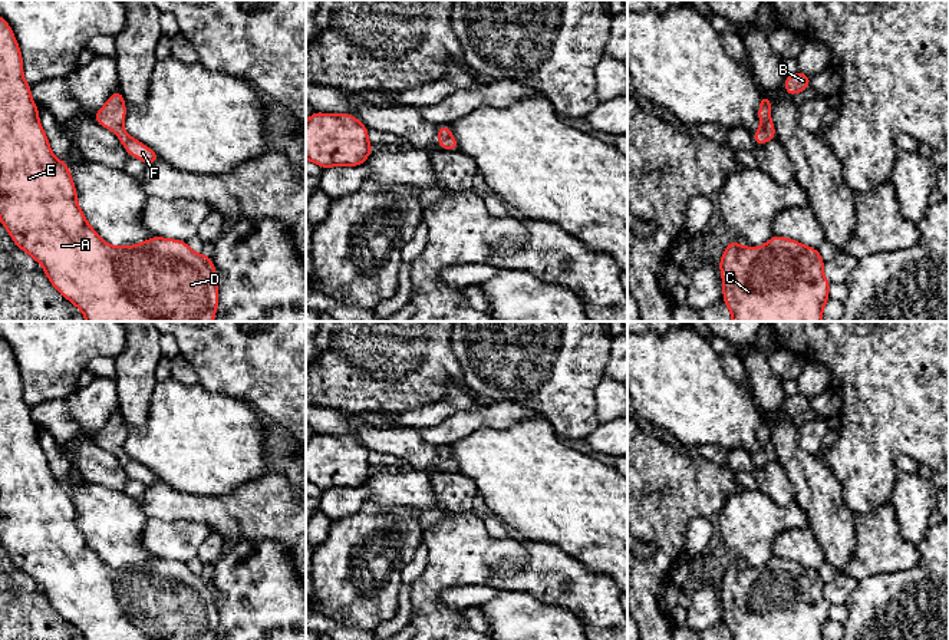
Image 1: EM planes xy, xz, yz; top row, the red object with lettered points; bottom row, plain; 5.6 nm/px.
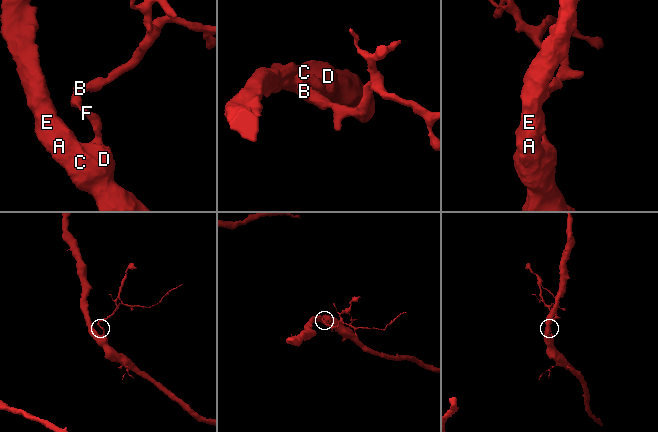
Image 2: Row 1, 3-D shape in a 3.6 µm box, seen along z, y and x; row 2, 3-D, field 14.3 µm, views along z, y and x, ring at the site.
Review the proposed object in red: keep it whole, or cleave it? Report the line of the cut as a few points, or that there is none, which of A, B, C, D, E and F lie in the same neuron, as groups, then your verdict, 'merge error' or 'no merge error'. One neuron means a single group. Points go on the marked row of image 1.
no cut; A B C D E F; no merge error

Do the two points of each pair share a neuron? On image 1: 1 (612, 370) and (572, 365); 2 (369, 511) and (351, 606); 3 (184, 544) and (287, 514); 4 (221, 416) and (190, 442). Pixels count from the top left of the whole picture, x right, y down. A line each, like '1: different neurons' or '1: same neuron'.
1: different neurons
2: same neuron
3: different neurons
4: same neuron

